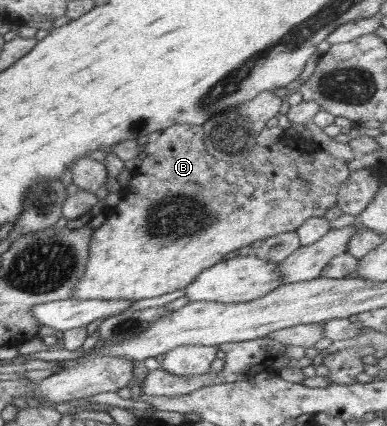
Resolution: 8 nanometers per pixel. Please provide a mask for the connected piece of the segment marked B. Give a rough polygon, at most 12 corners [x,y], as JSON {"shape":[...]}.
{"shape":[[151,132],[92,232],[80,300],[186,288],[337,207],[316,142],[239,162]]}

